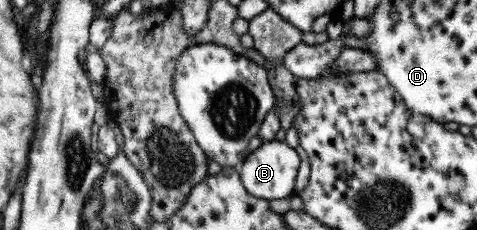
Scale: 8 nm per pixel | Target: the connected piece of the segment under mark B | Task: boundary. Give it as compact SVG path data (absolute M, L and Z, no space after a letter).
M278 138L269 141L261 141L259 146L248 153L237 166L239 179L244 190L264 200L284 199L294 194L294 178L299 167L299 156L293 148L286 145Z

